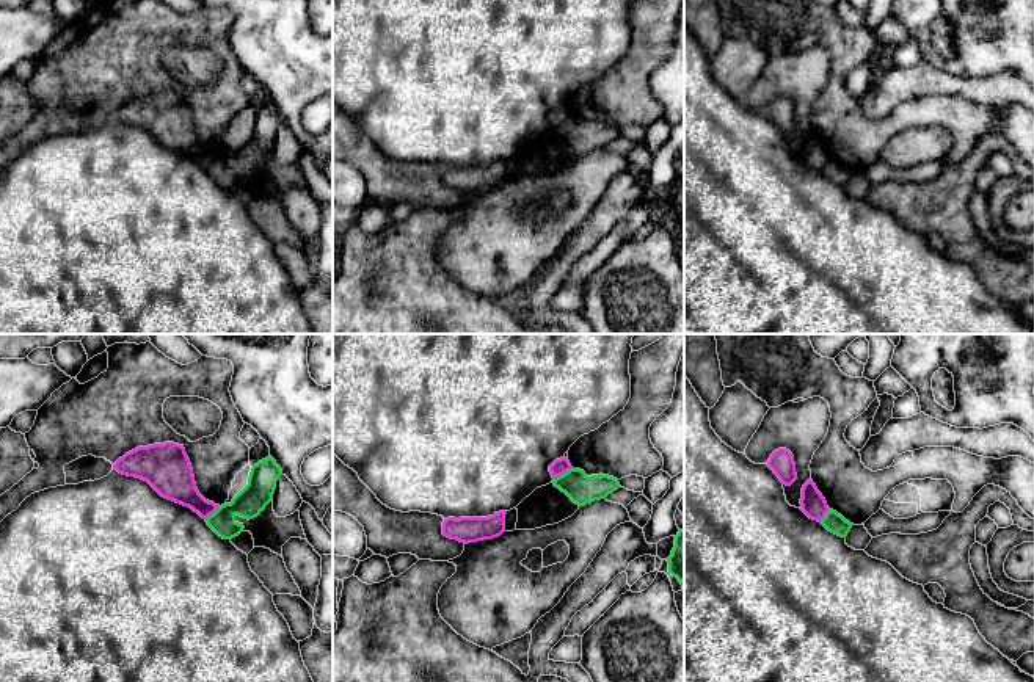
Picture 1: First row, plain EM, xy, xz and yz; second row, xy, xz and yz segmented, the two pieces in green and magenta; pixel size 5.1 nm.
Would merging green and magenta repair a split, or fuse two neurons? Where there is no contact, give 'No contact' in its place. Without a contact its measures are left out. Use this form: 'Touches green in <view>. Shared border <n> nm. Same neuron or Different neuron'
Touches green in xz. Shared border 110 nm. Different neuron

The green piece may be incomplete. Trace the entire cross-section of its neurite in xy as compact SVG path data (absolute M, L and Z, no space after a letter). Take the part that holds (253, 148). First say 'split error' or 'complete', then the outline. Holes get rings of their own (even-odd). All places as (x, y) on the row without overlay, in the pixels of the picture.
complete; M271 105L254 113L248 125L248 133L232 147L231 152L221 154L213 163L210 163L206 168L207 174L223 188L232 188L238 185L245 176L243 172L238 172L235 166L240 165L248 169L257 166L273 149L276 130L281 124L282 119Z

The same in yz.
complete; M828 158L825 166L821 169L821 172L832 182L846 187L850 180L852 174L849 169L846 169L841 163L838 163L833 158Z

